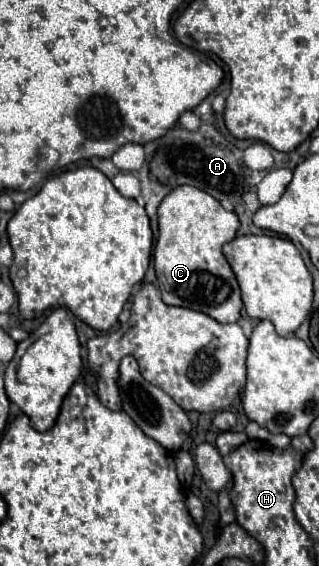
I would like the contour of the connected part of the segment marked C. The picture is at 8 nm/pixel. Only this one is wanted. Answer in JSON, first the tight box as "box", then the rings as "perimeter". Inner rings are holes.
{"box":[154,186,242,322],"perimeter":[[[178,186],[174,188],[158,206],[158,242],[154,248],[154,268],[158,278],[158,288],[162,292],[162,300],[170,306],[184,306],[192,310],[200,310],[212,316],[218,322],[238,322],[242,310],[240,288],[236,276],[222,254],[222,246],[234,240],[240,228],[240,220],[234,212],[222,208],[222,204],[210,194],[202,192],[194,186]]]}

